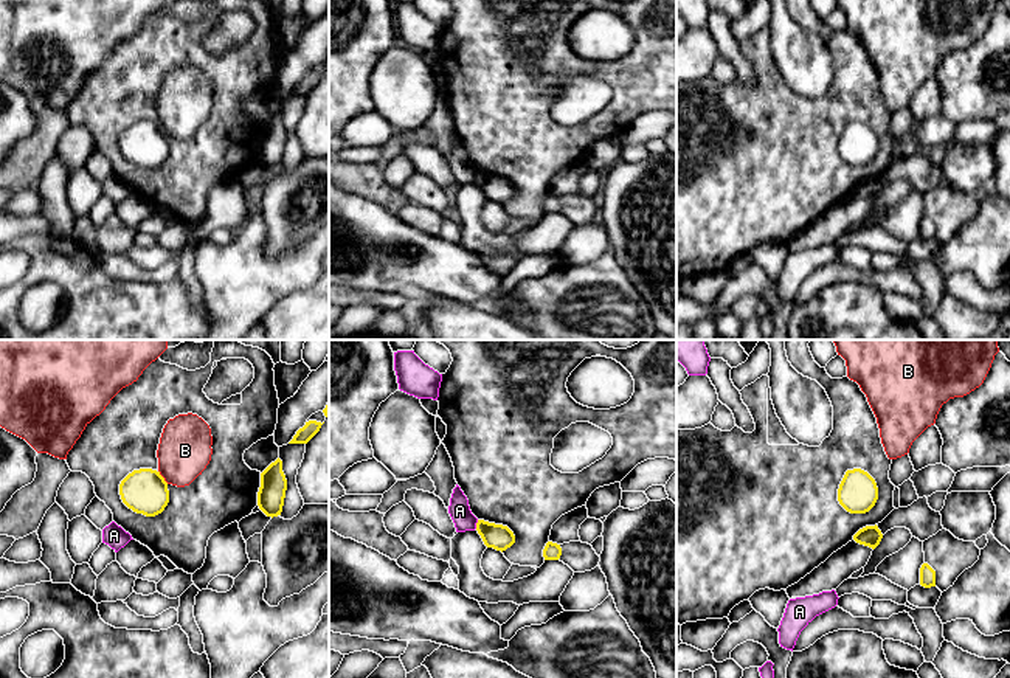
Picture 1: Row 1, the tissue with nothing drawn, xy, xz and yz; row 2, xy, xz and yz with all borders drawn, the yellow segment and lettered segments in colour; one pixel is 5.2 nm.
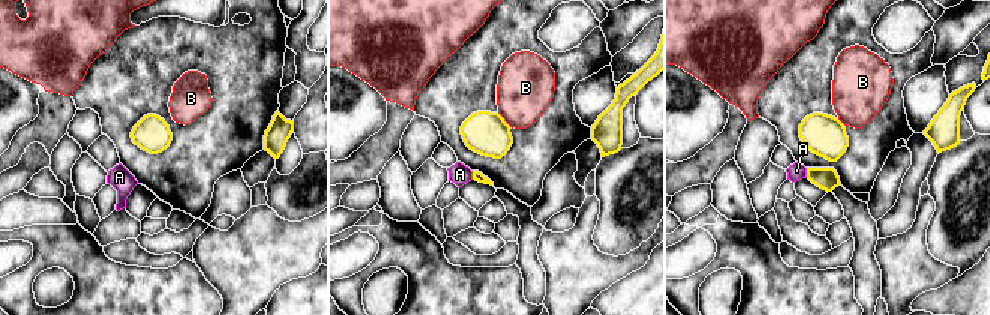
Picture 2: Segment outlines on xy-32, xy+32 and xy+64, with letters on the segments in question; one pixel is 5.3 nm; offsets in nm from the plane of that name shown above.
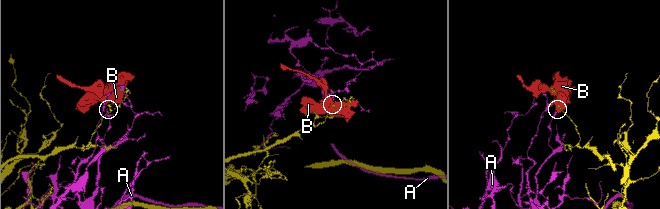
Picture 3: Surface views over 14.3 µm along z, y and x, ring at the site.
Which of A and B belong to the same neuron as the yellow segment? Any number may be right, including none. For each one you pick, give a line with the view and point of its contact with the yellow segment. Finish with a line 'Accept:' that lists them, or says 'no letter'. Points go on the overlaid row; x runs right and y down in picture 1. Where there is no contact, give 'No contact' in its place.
Accept: no letter

